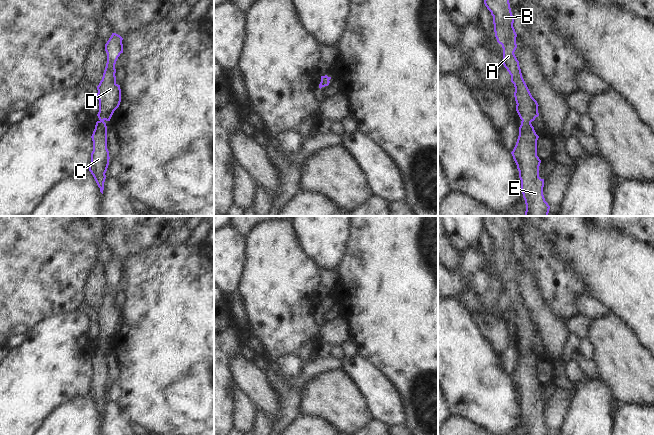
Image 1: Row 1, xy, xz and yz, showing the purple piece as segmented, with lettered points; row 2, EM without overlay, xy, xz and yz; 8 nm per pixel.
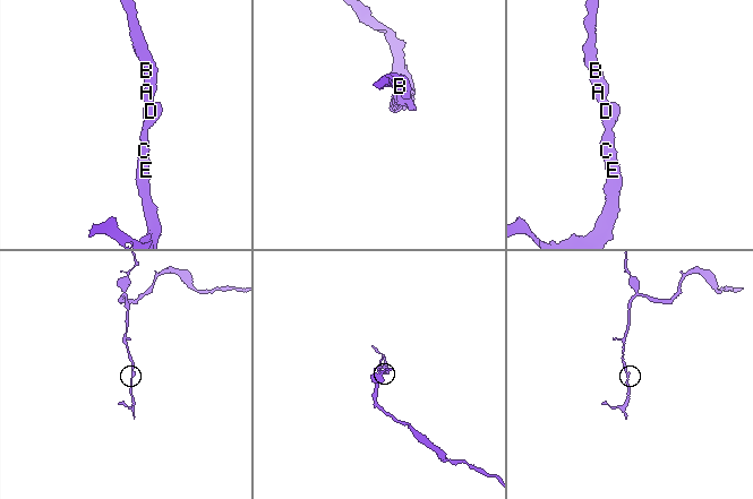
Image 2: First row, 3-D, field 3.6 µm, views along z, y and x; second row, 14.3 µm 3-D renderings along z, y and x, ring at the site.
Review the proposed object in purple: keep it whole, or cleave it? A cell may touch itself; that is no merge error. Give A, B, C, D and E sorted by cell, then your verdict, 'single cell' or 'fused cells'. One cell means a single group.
A B C D E | single cell

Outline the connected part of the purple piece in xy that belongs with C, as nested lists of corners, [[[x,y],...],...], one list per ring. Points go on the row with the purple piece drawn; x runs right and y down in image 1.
[[[112,33],[111,37],[105,44],[107,53],[107,63],[103,73],[102,80],[97,86],[97,99],[99,100],[99,120],[96,122],[95,129],[91,136],[93,141],[93,151],[91,153],[91,163],[89,171],[93,175],[100,192],[103,194],[106,171],[109,165],[109,151],[107,149],[107,126],[106,121],[110,121],[114,111],[119,107],[121,102],[120,85],[116,83],[115,64],[123,53],[123,38]]]

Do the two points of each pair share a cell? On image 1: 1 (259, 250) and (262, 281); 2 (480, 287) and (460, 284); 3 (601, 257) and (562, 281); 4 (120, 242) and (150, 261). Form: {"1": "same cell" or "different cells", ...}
{"1": "same cell", "2": "different cells", "3": "different cells", "4": "different cells"}

